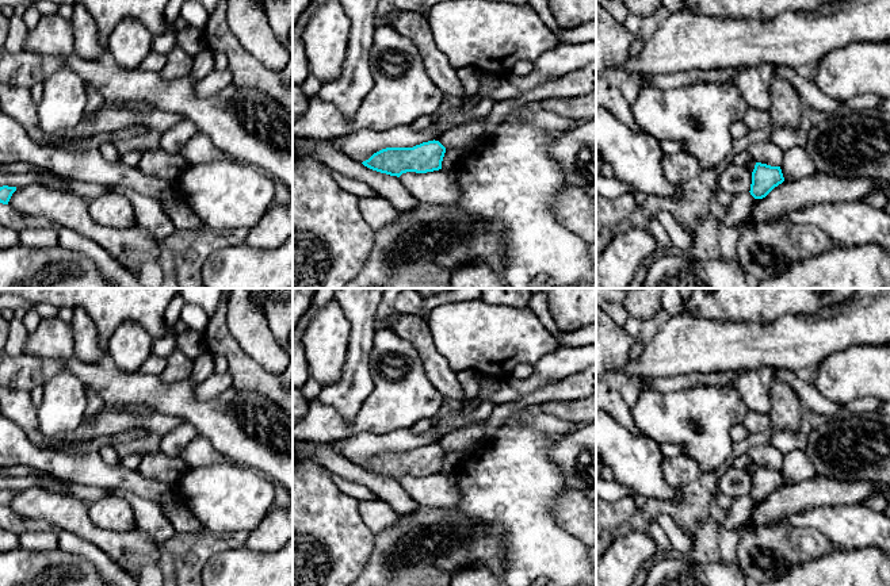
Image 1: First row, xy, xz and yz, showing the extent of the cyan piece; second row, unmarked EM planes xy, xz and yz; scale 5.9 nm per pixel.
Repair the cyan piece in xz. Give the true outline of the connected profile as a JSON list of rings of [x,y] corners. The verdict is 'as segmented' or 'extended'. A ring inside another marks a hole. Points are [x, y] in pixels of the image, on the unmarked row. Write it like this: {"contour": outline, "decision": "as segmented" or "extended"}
{"contour": [[[428,444],[413,451],[386,451],[362,467],[373,474],[400,480],[406,475],[427,476],[442,472],[446,451]]], "decision": "as segmented"}

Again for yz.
{"contour": [[[756,466],[752,475],[752,487],[749,495],[755,502],[763,502],[783,484],[784,480],[780,470]]], "decision": "as segmented"}

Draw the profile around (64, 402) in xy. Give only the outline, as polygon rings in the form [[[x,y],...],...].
[[[62,368],[43,387],[43,399],[38,407],[39,432],[53,437],[76,430],[85,418],[84,383],[68,368]]]

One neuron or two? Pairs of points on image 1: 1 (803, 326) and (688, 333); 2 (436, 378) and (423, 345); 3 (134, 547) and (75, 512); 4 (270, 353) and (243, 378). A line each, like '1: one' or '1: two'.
1: one
2: one
3: one
4: two

